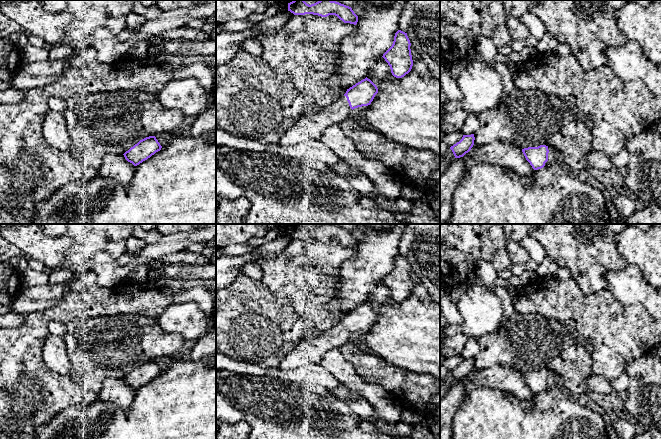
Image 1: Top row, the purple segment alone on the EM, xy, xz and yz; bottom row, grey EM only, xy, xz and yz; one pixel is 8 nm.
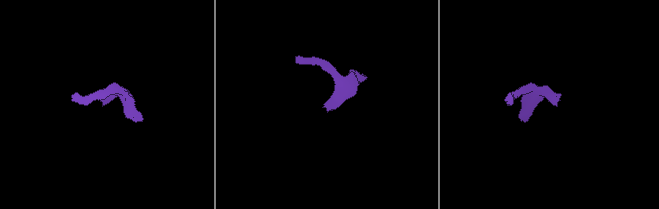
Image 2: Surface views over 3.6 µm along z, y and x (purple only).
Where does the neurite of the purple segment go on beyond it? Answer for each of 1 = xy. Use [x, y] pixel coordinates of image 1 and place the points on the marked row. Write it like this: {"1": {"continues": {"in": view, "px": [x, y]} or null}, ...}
{"1": {"continues": null}}

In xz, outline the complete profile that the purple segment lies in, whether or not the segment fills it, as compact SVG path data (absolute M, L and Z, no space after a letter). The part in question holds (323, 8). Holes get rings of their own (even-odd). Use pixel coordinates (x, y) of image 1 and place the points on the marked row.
M293 0L288 3L288 11L294 15L313 14L321 17L335 15L344 23L354 25L358 22L358 16L351 7L332 0L319 0L311 5L304 0Z

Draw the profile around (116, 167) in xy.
M108 154L103 157L99 175L125 186L131 181L135 168L136 166L128 162L124 155Z

